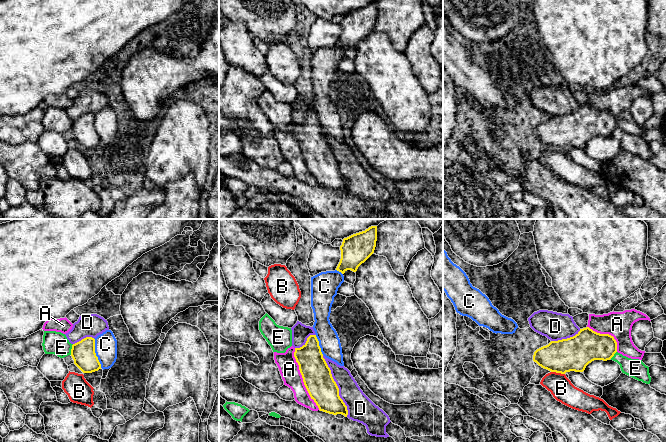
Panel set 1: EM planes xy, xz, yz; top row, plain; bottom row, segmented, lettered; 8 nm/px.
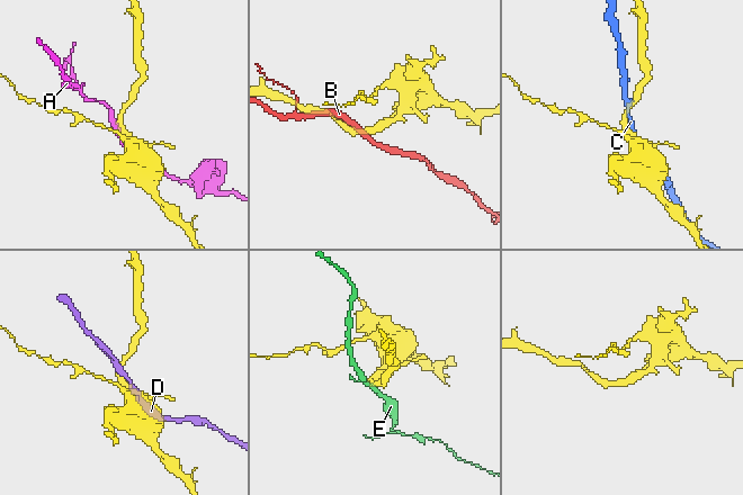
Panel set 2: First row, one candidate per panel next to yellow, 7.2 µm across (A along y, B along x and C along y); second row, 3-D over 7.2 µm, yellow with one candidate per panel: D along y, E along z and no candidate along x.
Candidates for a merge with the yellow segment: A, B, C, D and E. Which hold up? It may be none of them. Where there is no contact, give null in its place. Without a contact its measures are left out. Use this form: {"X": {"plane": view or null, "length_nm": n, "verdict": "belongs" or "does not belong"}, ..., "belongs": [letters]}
{"A": {"plane": "xz", "length_nm": 550, "verdict": "does not belong"}, "B": {"plane": "yz", "length_nm": 110, "verdict": "does not belong"}, "C": {"plane": "xy", "length_nm": 240, "verdict": "does not belong"}, "D": {"plane": "xz", "length_nm": 550, "verdict": "does not belong"}, "E": {"plane": "xy", "length_nm": 90, "verdict": "does not belong"}, "belongs": []}

